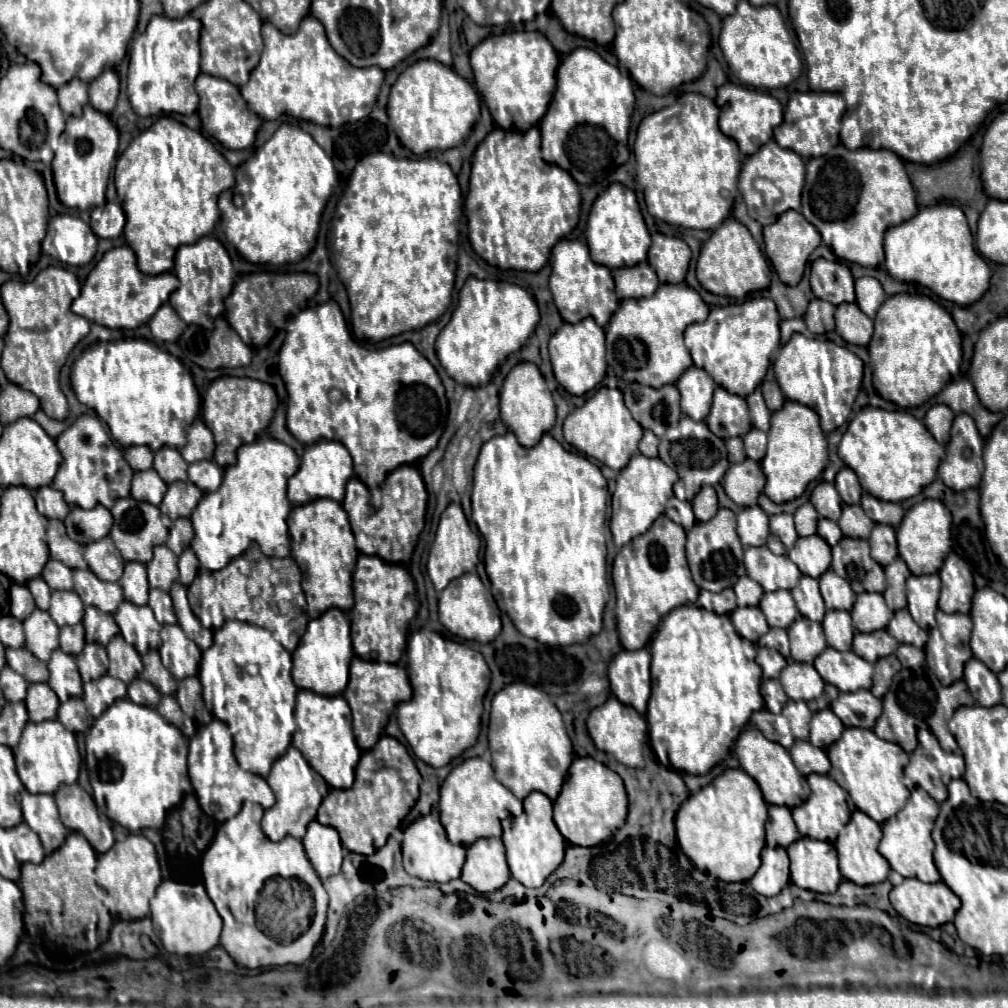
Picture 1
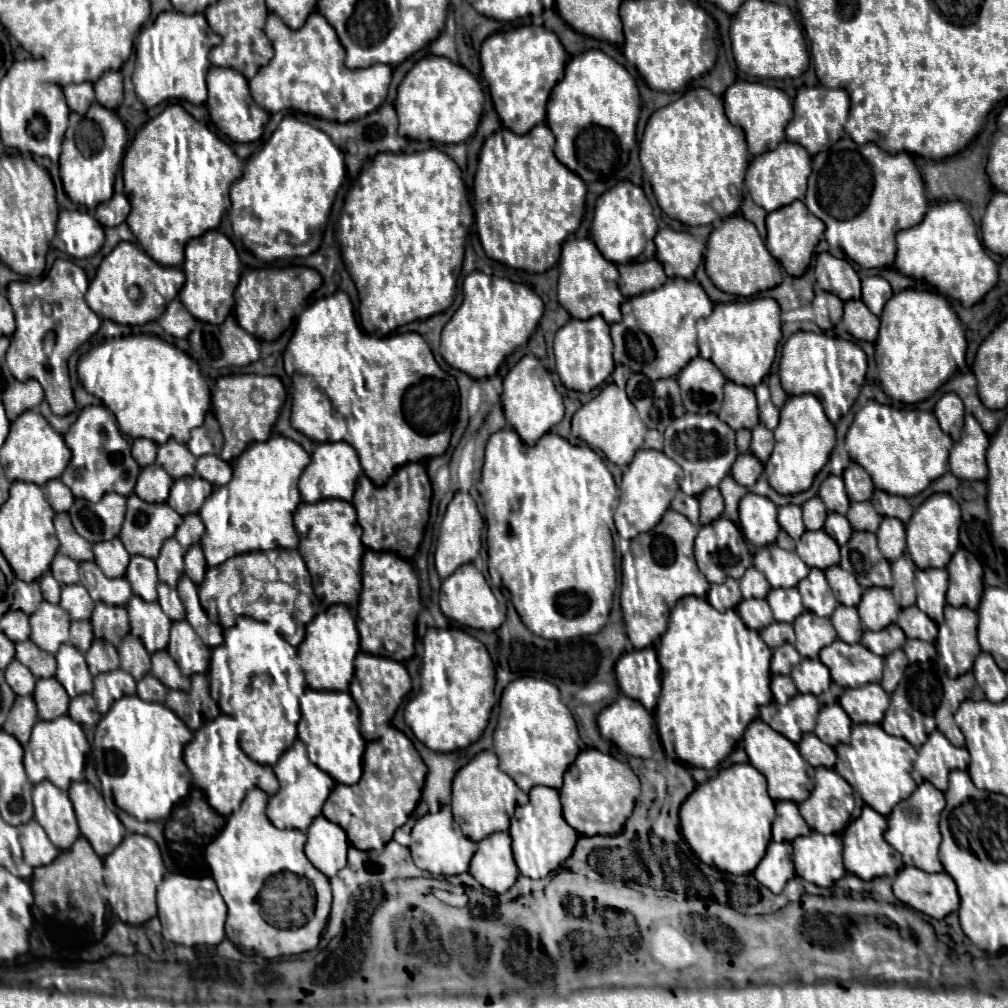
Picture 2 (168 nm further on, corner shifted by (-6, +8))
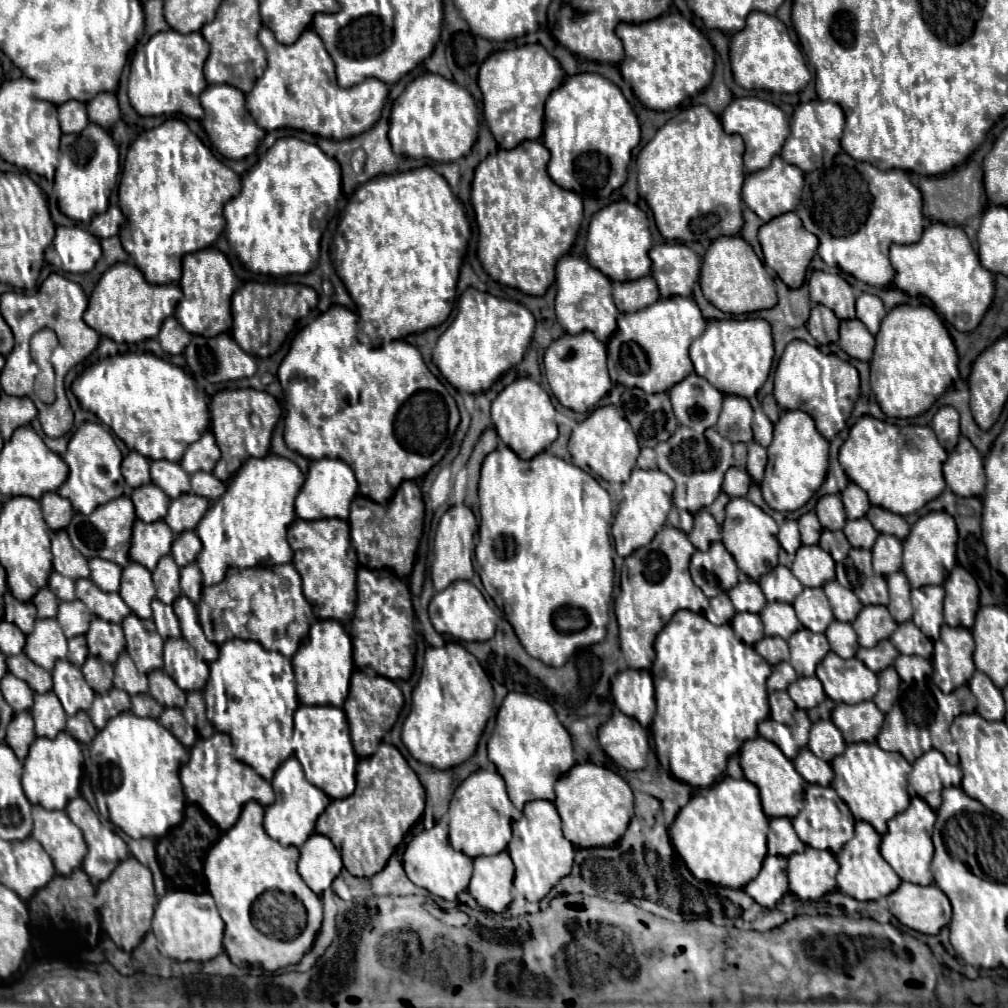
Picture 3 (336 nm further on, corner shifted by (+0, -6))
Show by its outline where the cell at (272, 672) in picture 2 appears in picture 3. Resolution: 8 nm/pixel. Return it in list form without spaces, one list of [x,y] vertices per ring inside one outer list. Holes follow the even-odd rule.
[[[233,638],[219,646],[219,658],[209,668],[209,690],[215,696],[213,726],[231,736],[235,758],[247,762],[271,784],[275,770],[293,754],[291,734],[299,700],[291,660],[275,650],[265,650],[255,640]]]

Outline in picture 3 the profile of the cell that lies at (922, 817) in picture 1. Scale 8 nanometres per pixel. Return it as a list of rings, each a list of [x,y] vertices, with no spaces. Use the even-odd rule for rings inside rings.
[[[919,796],[911,798],[909,808],[903,814],[897,814],[889,822],[889,830],[881,842],[881,856],[891,864],[891,868],[897,872],[901,880],[921,884],[921,886],[929,886],[933,882],[933,874],[929,868],[933,858],[933,842],[931,842],[933,824],[935,824],[935,812]]]

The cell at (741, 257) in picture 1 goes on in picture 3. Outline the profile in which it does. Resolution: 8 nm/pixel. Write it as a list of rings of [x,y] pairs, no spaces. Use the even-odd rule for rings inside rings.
[[[723,236],[711,242],[703,256],[701,288],[705,298],[719,310],[729,314],[751,314],[773,308],[777,304],[777,292],[773,276],[757,258],[753,248],[741,236]]]

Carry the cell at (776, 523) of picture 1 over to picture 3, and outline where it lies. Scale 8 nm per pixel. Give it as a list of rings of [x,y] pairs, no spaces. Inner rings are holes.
[[[785,520],[785,522],[781,524],[779,542],[781,542],[781,546],[783,546],[789,554],[795,554],[795,552],[797,552],[797,548],[801,546],[801,538],[799,538],[799,528],[797,528],[797,522],[795,522],[795,520]]]

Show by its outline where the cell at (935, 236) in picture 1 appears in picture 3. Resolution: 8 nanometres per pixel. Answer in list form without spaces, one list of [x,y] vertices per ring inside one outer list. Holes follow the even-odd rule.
[[[933,222],[925,228],[923,238],[915,244],[893,244],[889,252],[897,272],[895,286],[909,296],[925,296],[935,304],[935,310],[953,324],[959,332],[971,332],[979,326],[993,300],[993,274],[983,270],[977,252],[967,234],[959,226]]]

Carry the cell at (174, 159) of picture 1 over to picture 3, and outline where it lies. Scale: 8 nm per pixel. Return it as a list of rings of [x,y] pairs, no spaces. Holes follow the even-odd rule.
[[[171,118],[161,126],[143,132],[129,148],[123,174],[119,182],[119,208],[125,216],[125,224],[119,230],[125,252],[135,260],[135,266],[143,270],[143,276],[151,284],[175,284],[181,278],[183,254],[203,250],[211,246],[223,232],[223,206],[235,194],[239,194],[239,176],[219,162],[211,150],[189,130],[183,120]]]

